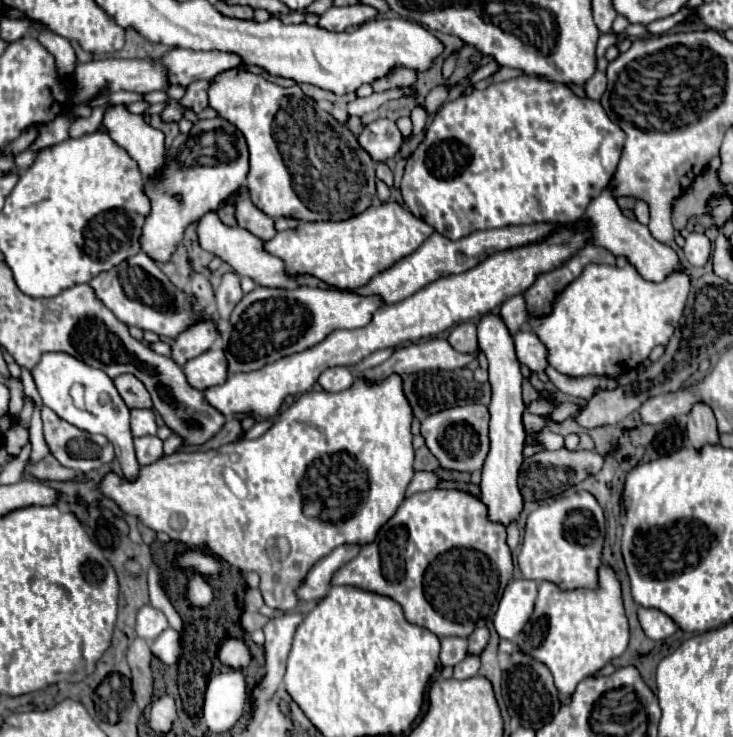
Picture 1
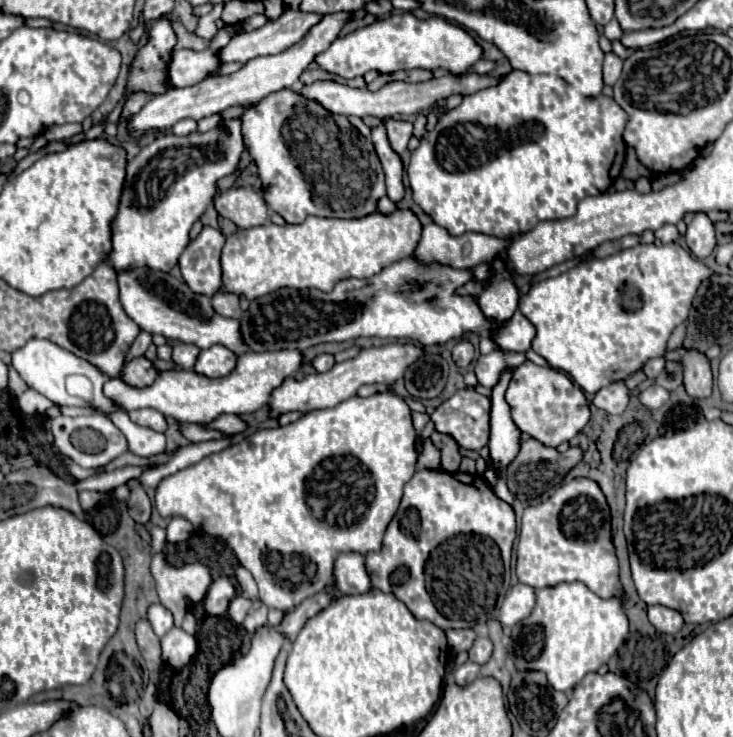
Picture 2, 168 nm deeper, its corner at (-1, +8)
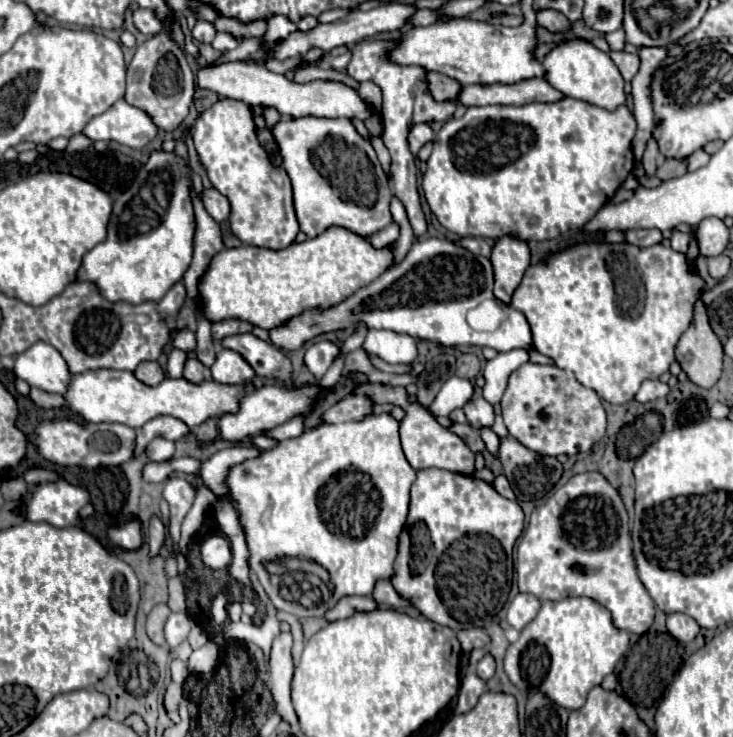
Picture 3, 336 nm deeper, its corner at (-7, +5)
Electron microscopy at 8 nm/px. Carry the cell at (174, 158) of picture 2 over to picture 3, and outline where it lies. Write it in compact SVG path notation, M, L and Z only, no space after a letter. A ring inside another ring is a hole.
M154 151L132 187L112 201L106 241L86 253L76 281L94 283L110 303L160 301L190 267L192 243L194 211L188 195L188 165L174 151Z

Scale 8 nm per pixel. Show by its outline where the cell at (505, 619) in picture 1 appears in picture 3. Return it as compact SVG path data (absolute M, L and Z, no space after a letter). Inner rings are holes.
M518 593L508 609L506 619L514 629L522 631L536 617L538 609L540 609L540 599L536 599L534 595L528 595L528 593Z

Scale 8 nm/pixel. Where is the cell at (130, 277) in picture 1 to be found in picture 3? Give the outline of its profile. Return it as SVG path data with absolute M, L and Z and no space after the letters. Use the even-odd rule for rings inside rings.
M232 335L226 337L222 347L240 353L256 371L256 375L276 381L286 381L292 375L290 359L278 351L274 345L254 337L254 335Z

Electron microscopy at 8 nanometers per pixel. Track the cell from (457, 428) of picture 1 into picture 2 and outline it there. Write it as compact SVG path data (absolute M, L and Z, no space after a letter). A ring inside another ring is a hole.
M472 388L458 390L442 402L430 416L434 428L456 440L462 450L480 450L486 446L486 418L490 402Z

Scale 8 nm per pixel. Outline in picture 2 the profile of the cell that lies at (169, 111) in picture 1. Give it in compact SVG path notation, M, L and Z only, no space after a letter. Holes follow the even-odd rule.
M332 12L324 14L318 24L310 28L310 32L294 46L290 46L286 52L274 54L274 56L262 56L246 62L238 72L230 76L208 76L202 80L202 84L194 84L190 88L170 88L162 96L152 98L136 116L132 116L130 122L130 132L140 136L146 130L156 130L156 128L172 128L178 120L184 118L206 118L212 114L218 114L230 106L250 106L268 96L270 92L278 92L282 88L294 88L292 84L298 82L300 74L306 70L306 66L314 60L318 52L324 52L332 40L340 34L342 26L352 18L352 12Z

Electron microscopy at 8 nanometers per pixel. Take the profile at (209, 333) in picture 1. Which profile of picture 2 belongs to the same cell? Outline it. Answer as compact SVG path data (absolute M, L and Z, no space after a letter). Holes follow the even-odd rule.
M176 342L174 344L174 352L172 352L172 362L178 366L178 368L192 368L194 362L196 362L196 356L198 356L200 348L196 344L182 344L182 342Z

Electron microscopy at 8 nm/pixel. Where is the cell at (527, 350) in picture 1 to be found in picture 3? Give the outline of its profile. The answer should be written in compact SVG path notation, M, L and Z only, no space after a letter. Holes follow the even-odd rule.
M422 239L412 245L402 263L386 269L376 281L358 289L338 307L330 307L324 311L306 311L300 317L288 321L288 325L272 329L270 339L276 347L294 351L308 339L328 331L348 329L348 333L352 333L354 325L358 321L364 321L368 329L390 329L396 333L408 333L412 337L434 341L444 347L488 345L496 351L530 349L532 331L524 315L516 309L510 309L510 317L496 331L474 331L466 323L466 313L478 307L478 301L482 301L484 297L492 297L488 285L480 281L480 273L492 273L490 259L472 255L468 249L448 239Z

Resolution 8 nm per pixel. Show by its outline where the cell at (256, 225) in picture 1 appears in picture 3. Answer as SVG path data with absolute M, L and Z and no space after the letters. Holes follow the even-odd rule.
M202 189L202 203L214 221L226 221L230 215L230 203L216 189Z

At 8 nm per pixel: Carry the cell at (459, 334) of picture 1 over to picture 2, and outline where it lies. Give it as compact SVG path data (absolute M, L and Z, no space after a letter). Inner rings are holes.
M462 338L456 346L454 346L454 350L452 350L452 358L454 358L454 362L460 366L460 368L466 368L472 360L474 360L474 346L472 346L472 342L468 340L468 338Z

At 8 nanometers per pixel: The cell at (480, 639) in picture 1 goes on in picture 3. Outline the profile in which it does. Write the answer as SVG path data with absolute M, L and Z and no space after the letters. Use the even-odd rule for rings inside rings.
M486 655L480 663L478 663L478 669L476 669L476 675L484 681L488 681L492 675L494 675L494 669L496 669L496 663L494 663L494 657L492 655Z

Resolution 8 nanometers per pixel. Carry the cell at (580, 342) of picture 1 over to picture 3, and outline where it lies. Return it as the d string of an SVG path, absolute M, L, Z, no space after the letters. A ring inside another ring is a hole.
M576 243L562 251L550 253L540 263L530 265L510 305L522 311L532 329L532 345L542 355L556 361L564 371L570 371L582 385L594 389L612 405L628 403L636 397L640 383L658 379L676 359L676 343L692 321L694 301L704 289L698 273L688 271L684 253L672 247L652 245L632 251L630 259L620 263L620 243Z

